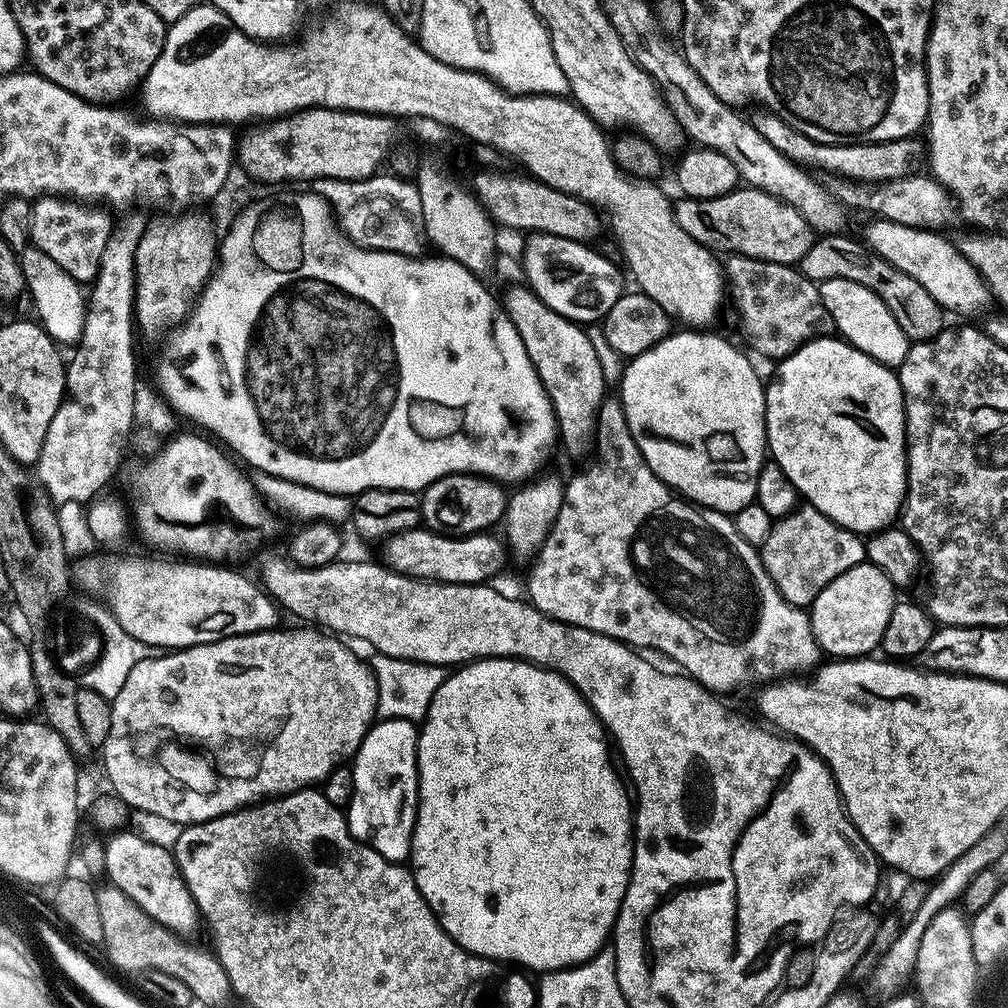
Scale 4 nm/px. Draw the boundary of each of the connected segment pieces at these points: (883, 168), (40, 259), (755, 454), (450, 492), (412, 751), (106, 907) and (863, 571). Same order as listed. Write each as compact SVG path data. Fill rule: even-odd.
M763 114L764 116L751 117L754 130L758 130L758 134L762 134L762 138L766 138L766 142L770 142L770 146L774 146L774 150L778 150L783 156L788 157L792 161L802 166L816 168L825 168L823 171L828 174L837 174L839 176L855 176L858 180L867 181L885 181L892 180L895 176L905 175L909 171L908 163L912 160L912 143L911 139L906 140L887 140L884 144L866 144L863 145L862 152L874 159L880 160L880 172L876 168L863 168L862 165L856 164L857 145L854 144L818 144L816 141L806 138L806 134L802 134L798 130L794 130L794 126L790 126L787 120L783 120L781 116L773 116L771 114Z
M29 246L19 253L20 269L23 272L25 289L31 294L35 315L39 323L46 329L47 334L59 345L73 345L80 339L87 316L87 297L82 294L83 287L68 274L48 254L43 254L34 246Z
M708 330L684 331L688 332L680 332L677 336L675 334L665 336L650 350L633 356L627 361L626 367L623 369L623 375L618 380L618 386L620 386L618 399L621 406L624 407L626 422L630 426L630 434L642 454L642 458L648 463L650 470L654 470L654 474L663 484L667 484L669 488L679 493L683 499L700 508L712 508L715 512L735 514L738 510L746 507L747 504L755 501L758 474L766 463L766 453L768 452L768 435L766 434L766 422L764 421L766 384L763 379L760 381L755 366L730 341L723 340L720 336L711 336Z
M457 474L444 476L423 489L420 496L420 515L423 523L434 532L443 532L446 536L472 536L476 532L488 532L501 523L504 512L508 508L509 493L505 485L491 476L473 476L471 474Z
M377 719L362 738L350 767L354 774L354 794L348 803L348 831L356 840L368 844L382 858L404 862L412 855L412 831L416 825L416 802L420 798L420 775L416 769L418 728L411 720Z
M104 882L96 888L96 898L98 900L98 911L100 921L102 921L102 945L103 951L108 951L108 960L116 968L121 968L124 972L149 972L158 970L162 974L170 974L170 978L178 978L178 982L186 982L186 986L191 990L193 997L202 1005L205 1000L212 1000L212 972L220 972L222 962L211 951L200 953L195 952L188 944L183 944L183 939L169 930L162 922L150 918L142 906L138 906L122 890L118 890L110 882Z
M867 562L846 570L846 574L838 574L810 605L814 638L821 653L828 655L829 652L832 658L864 658L875 653L886 622L890 622L890 610L896 605L896 592L897 585L892 584L878 566Z

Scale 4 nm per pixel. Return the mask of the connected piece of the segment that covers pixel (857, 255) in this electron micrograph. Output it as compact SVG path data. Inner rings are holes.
M824 234L817 238L810 250L807 250L804 257L798 263L800 272L806 279L829 280L830 278L846 278L850 282L858 282L858 286L866 286L866 290L874 290L882 302L886 302L886 310L894 314L894 322L902 326L902 330L908 335L909 341L917 342L932 340L946 328L944 316L945 309L941 308L910 274L902 274L890 262L877 256L867 244L859 239L851 240L845 234Z

